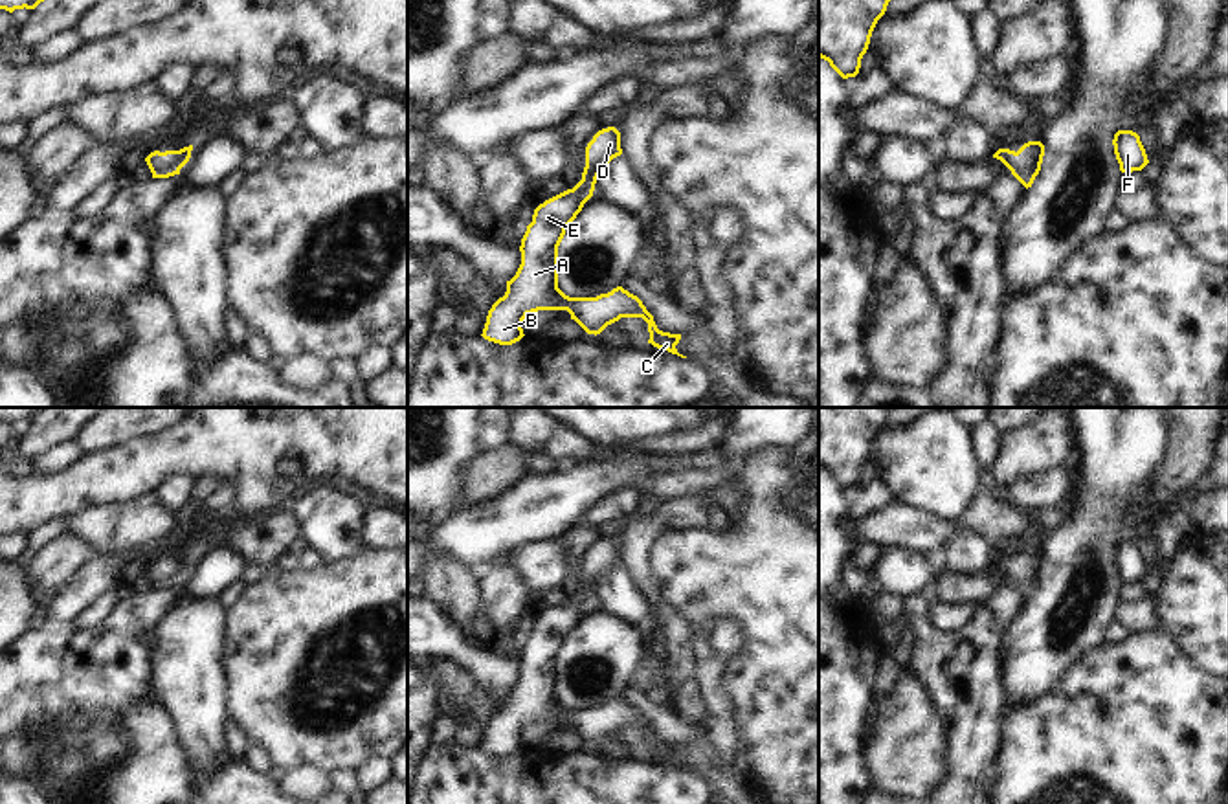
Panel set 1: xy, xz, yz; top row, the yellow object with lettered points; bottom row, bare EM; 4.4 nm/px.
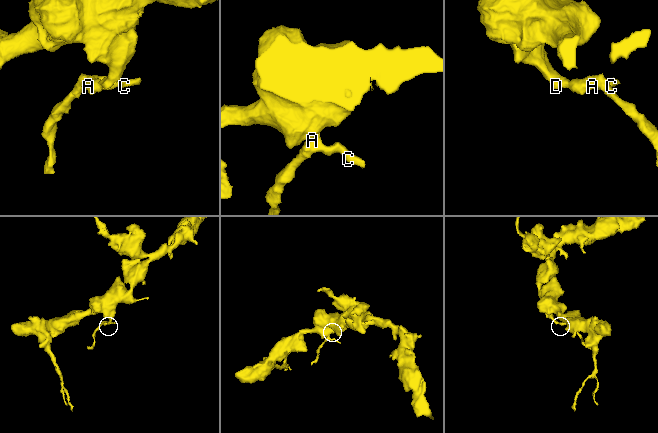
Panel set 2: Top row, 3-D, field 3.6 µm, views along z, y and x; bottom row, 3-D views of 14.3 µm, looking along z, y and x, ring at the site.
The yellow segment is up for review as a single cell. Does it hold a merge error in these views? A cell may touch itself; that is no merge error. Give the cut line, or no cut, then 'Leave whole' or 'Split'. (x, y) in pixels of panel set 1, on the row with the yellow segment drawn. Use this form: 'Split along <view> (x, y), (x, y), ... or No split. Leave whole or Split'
No split. Leave whole.

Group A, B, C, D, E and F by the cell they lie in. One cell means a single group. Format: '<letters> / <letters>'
A B C D E F

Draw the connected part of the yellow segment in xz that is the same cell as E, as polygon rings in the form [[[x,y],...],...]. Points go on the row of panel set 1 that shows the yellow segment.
[[[615,127],[598,130],[586,147],[582,180],[534,209],[519,246],[521,264],[507,281],[505,296],[488,310],[481,334],[485,340],[512,345],[525,336],[521,327],[529,314],[567,310],[571,319],[595,336],[620,318],[642,318],[648,323],[648,343],[687,358],[675,349],[681,334],[659,330],[642,301],[622,286],[597,297],[569,297],[558,288],[558,246],[565,229],[593,196],[604,165],[620,154],[620,132]]]

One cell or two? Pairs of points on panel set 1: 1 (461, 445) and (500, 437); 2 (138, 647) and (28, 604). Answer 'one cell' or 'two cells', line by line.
1: two cells
2: two cells

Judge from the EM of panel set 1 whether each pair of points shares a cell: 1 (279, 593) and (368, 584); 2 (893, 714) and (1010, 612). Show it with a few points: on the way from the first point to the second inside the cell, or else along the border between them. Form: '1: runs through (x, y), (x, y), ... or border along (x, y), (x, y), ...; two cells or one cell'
1: runs through (301, 593), (346, 593); one cell
2: border along (907, 670), (920, 685), (942, 727); two cells

